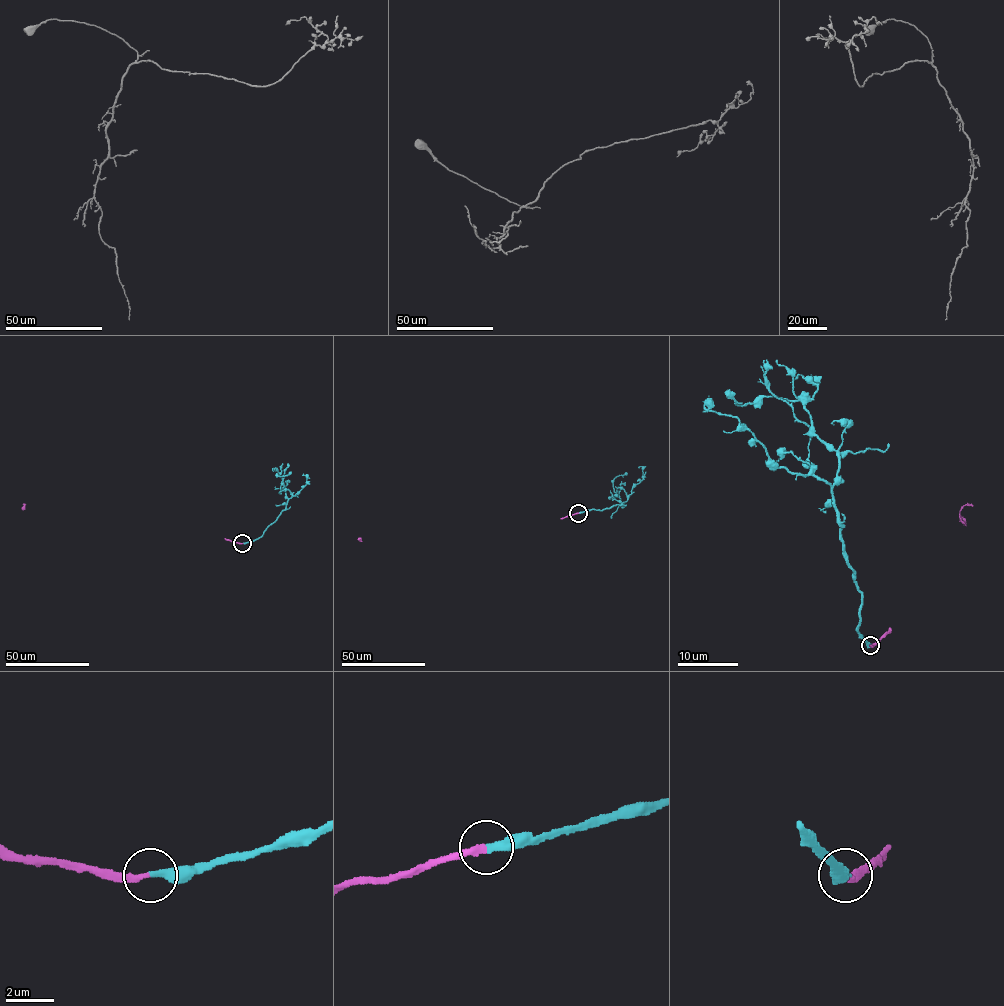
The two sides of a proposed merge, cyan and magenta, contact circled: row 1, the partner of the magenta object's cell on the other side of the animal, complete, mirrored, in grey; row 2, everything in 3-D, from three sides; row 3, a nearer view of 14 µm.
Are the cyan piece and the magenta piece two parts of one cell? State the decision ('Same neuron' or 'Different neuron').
Same neuron

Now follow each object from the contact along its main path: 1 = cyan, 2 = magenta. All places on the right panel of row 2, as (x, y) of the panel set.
1: (870, 645), (857, 627), (860, 591), (832, 490), (836, 452), (799, 401), (758, 396), (738, 405), (729, 389)
2: (870, 645), (889, 630), (963, 523), (960, 509), (968, 505), (972, 506)

